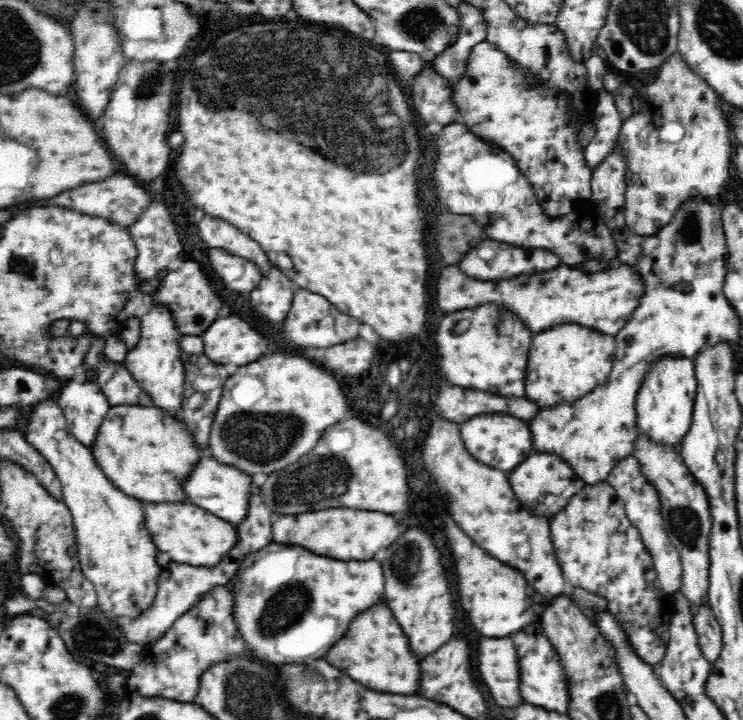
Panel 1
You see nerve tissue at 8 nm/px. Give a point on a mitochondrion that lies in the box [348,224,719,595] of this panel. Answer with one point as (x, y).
(684, 520)

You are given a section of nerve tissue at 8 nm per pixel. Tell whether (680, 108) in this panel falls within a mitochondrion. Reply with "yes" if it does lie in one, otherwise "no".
no

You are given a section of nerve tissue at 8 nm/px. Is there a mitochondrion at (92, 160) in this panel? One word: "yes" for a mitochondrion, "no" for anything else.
no

